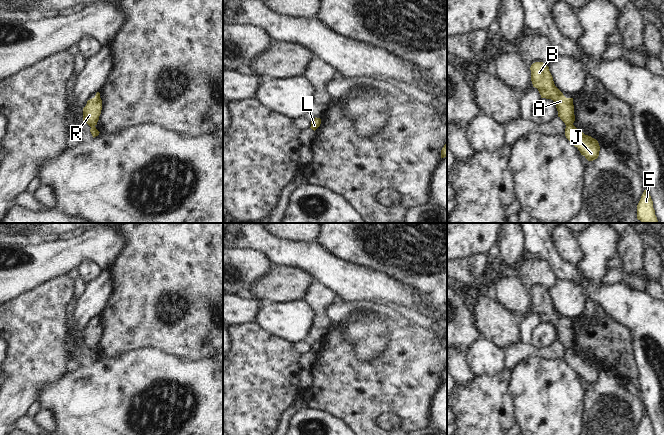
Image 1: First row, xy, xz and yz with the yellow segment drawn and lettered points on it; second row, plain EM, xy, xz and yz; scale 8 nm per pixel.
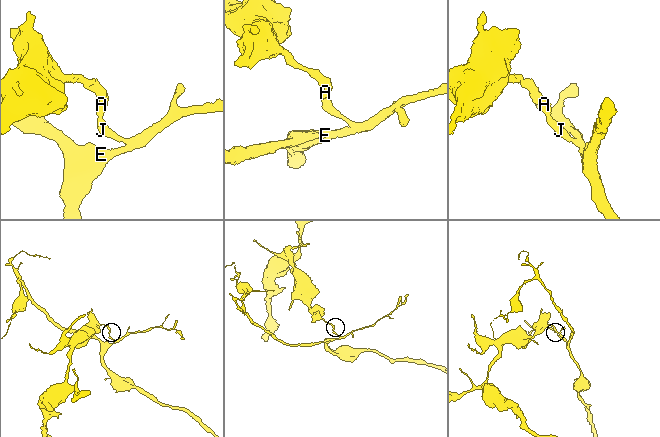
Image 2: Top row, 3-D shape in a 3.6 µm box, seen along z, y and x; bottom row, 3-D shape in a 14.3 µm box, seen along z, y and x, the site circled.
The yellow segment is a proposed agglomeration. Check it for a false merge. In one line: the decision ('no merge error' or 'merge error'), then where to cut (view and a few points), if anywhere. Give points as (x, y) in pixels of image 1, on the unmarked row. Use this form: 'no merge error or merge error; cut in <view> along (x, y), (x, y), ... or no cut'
merge error; cut in yz along (572, 347), (566, 350)

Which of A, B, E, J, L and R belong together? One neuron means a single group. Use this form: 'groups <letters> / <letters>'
groups A B R / E J L

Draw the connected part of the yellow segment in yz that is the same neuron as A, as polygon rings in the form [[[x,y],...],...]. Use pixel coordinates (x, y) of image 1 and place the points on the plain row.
[[[535,286],[530,294],[533,311],[538,313],[541,322],[553,324],[558,341],[566,350],[573,348],[575,345],[573,322],[566,322],[555,310],[549,291],[543,286]]]

